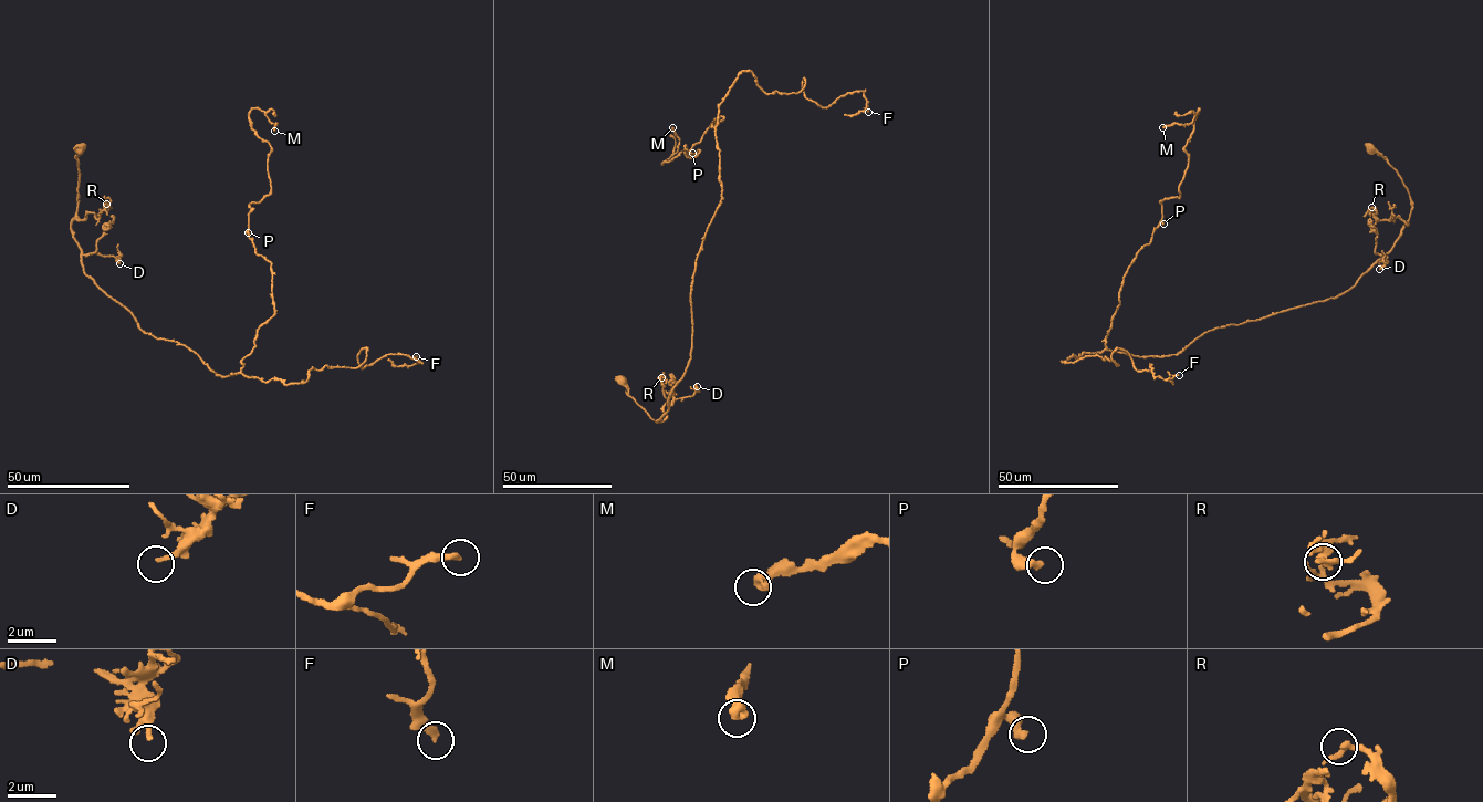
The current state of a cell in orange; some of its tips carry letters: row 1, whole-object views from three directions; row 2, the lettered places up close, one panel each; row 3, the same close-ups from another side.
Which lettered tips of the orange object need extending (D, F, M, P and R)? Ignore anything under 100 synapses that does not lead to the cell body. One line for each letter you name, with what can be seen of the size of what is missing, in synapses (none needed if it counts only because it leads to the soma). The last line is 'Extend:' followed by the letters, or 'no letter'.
Extend: no letter

